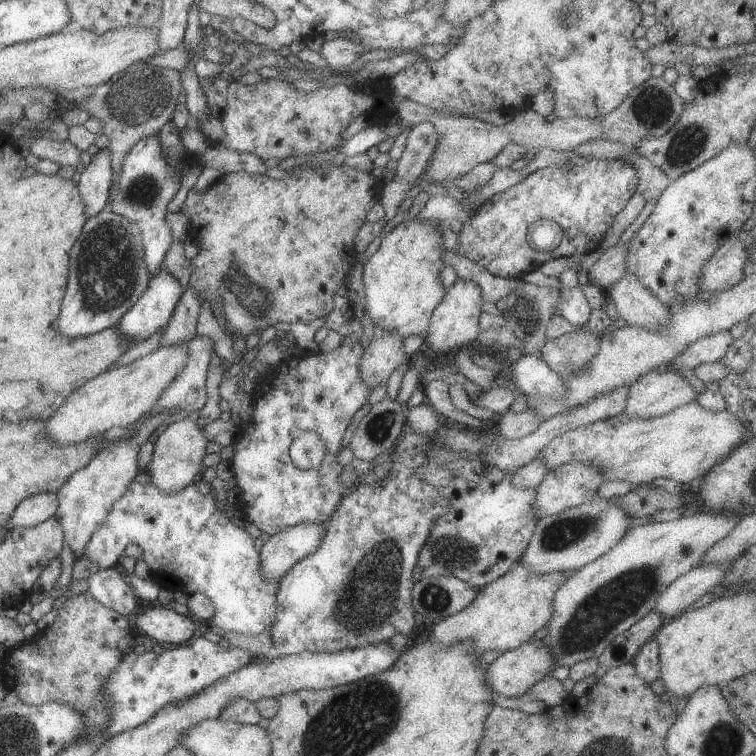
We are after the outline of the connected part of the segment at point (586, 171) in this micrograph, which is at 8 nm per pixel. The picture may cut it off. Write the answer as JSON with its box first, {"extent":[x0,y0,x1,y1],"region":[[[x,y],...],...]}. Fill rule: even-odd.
{"extent":[454,159,638,279],"region":[[[590,159],[584,166],[549,165],[536,170],[526,180],[522,180],[508,190],[492,196],[470,214],[470,218],[462,223],[462,228],[457,234],[458,240],[454,252],[462,258],[480,264],[490,274],[502,279],[520,278],[540,269],[544,262],[556,258],[570,258],[595,252],[602,247],[604,234],[612,226],[616,214],[622,212],[622,208],[628,204],[632,194],[636,193],[636,186],[638,186],[636,170],[621,159]],[[541,219],[555,221],[563,229],[564,239],[558,244],[558,248],[554,248],[551,252],[537,252],[534,248],[530,248],[527,242],[528,226]]]}

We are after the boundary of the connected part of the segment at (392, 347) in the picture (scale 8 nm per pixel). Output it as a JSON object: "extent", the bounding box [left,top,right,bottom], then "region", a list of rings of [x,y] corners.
{"extent":[360,326,408,388],"region":[[[375,326],[373,339],[365,342],[360,378],[368,388],[374,388],[387,382],[391,374],[408,359],[404,353],[403,338],[398,332],[386,332]]]}

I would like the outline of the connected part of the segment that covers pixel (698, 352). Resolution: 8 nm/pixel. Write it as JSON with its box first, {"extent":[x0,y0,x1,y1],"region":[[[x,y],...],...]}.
{"extent":[671,331,733,373],"region":[[[729,331],[710,334],[688,346],[682,354],[678,354],[671,367],[680,370],[681,373],[681,369],[685,369],[687,372],[695,370],[700,364],[720,361],[728,352],[732,342],[733,338]]]}

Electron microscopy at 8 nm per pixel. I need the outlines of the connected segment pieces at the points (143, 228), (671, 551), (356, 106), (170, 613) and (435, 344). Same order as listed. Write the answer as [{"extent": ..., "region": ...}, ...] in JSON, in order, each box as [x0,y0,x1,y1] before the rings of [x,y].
[{"extent":[108,133,182,277],"region":[[[156,133],[132,146],[122,164],[120,176],[116,178],[116,184],[111,187],[108,207],[115,214],[138,224],[144,246],[144,264],[151,277],[163,269],[166,252],[173,242],[172,232],[165,222],[165,217],[168,204],[180,190],[181,177],[182,173],[178,172],[178,168],[168,164],[168,158],[162,152],[162,144]]]},{"extent":[544,510,742,667],"region":[[[714,510],[684,515],[671,522],[653,522],[630,528],[628,534],[618,540],[608,552],[596,560],[567,573],[568,578],[552,598],[552,618],[548,620],[544,644],[548,646],[555,667],[572,667],[590,658],[599,658],[612,640],[623,634],[652,611],[660,594],[680,576],[698,567],[704,554],[722,538],[726,538],[740,522],[742,516],[722,514]]]},{"extent":[217,78,376,161],"region":[[[264,78],[258,84],[246,84],[232,81],[229,85],[226,99],[223,126],[226,130],[225,137],[217,143],[218,146],[256,154],[258,158],[266,161],[271,158],[286,160],[286,158],[303,158],[305,155],[317,155],[330,152],[342,143],[342,135],[354,120],[362,114],[368,113],[370,106],[376,106],[376,102],[370,102],[370,88],[358,87],[350,89],[345,84],[335,86],[322,86],[316,92],[304,94],[298,88],[294,88],[290,81],[278,80],[278,78]]]},{"extent":[131,604,196,645],"region":[[[157,604],[149,605],[143,614],[136,613],[131,625],[138,629],[140,634],[154,639],[155,643],[182,645],[189,643],[196,632],[192,617]]]},{"extent":[424,279,482,356],"region":[[[457,279],[453,286],[448,288],[440,305],[432,312],[428,334],[424,337],[424,348],[429,354],[444,356],[448,352],[456,352],[460,348],[470,347],[476,341],[480,332],[479,317],[482,314],[482,290],[472,280]]]}]

